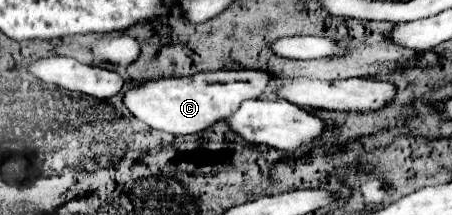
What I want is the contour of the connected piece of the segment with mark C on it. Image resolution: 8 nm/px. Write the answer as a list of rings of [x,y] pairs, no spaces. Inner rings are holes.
[[[245,69],[245,71],[211,71],[211,73],[197,73],[191,77],[179,79],[157,79],[145,81],[133,91],[125,93],[125,107],[145,125],[173,133],[199,133],[217,121],[227,119],[233,115],[237,107],[247,99],[261,99],[267,85],[271,81],[271,73],[261,69]]]

